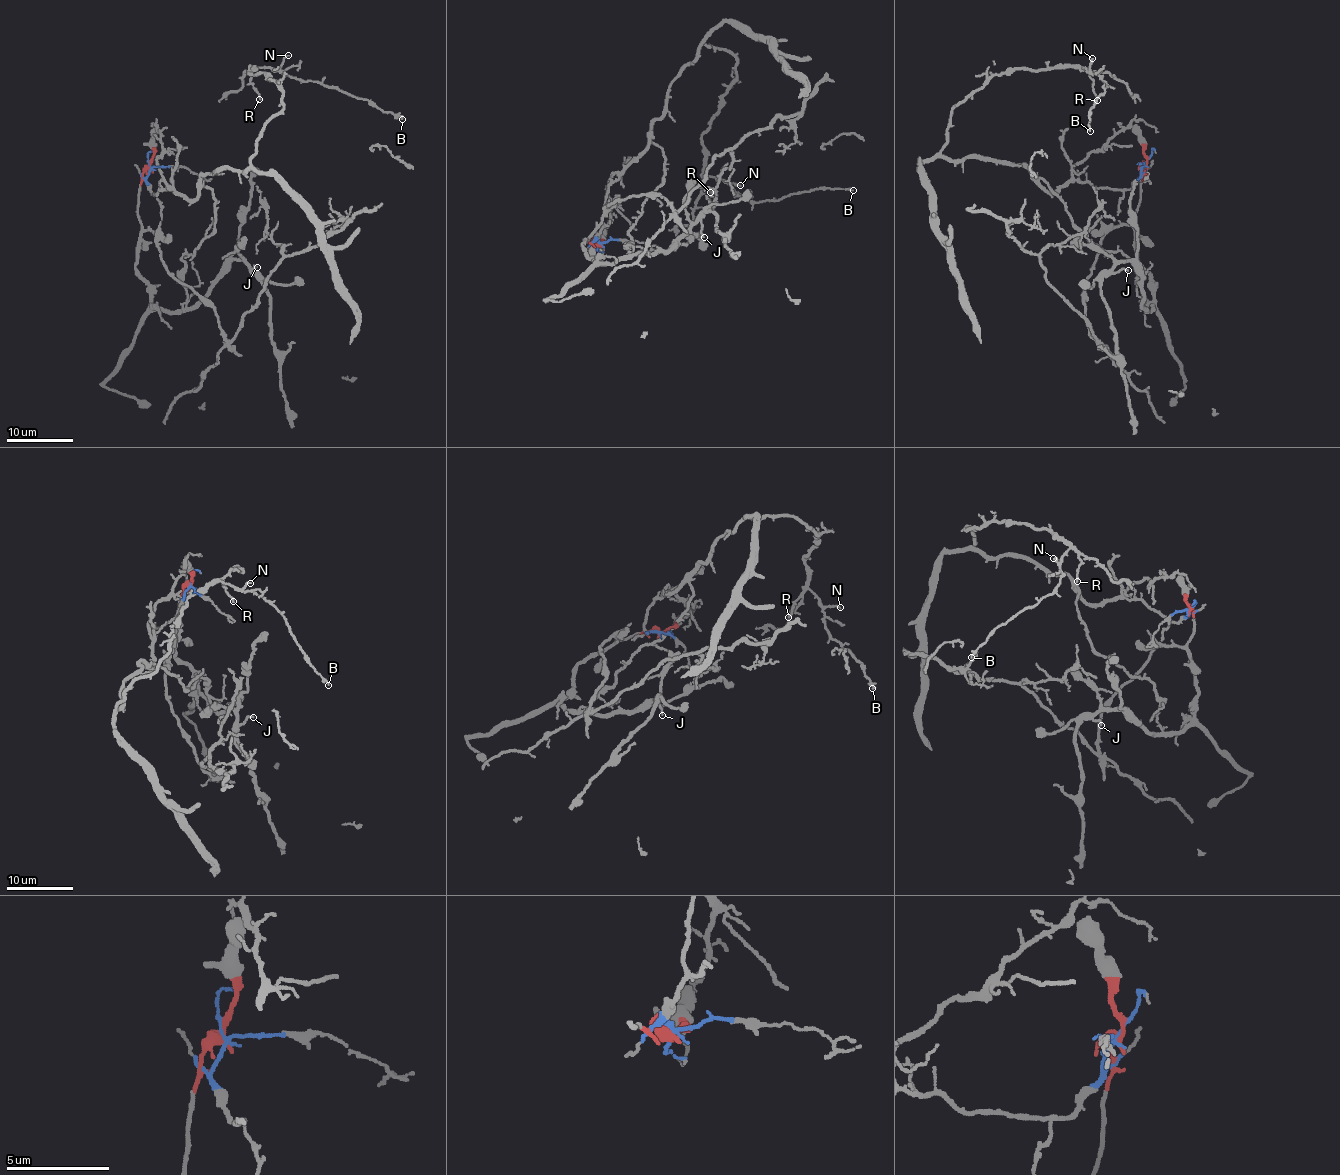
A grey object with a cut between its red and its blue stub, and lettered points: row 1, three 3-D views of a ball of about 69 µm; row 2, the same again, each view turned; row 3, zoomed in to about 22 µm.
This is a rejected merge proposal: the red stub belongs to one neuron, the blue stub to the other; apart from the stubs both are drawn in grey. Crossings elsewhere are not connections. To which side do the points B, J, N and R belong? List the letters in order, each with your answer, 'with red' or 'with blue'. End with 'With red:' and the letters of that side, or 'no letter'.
B: with blue
J: with red
N: with blue
R: with blue
With red: J

